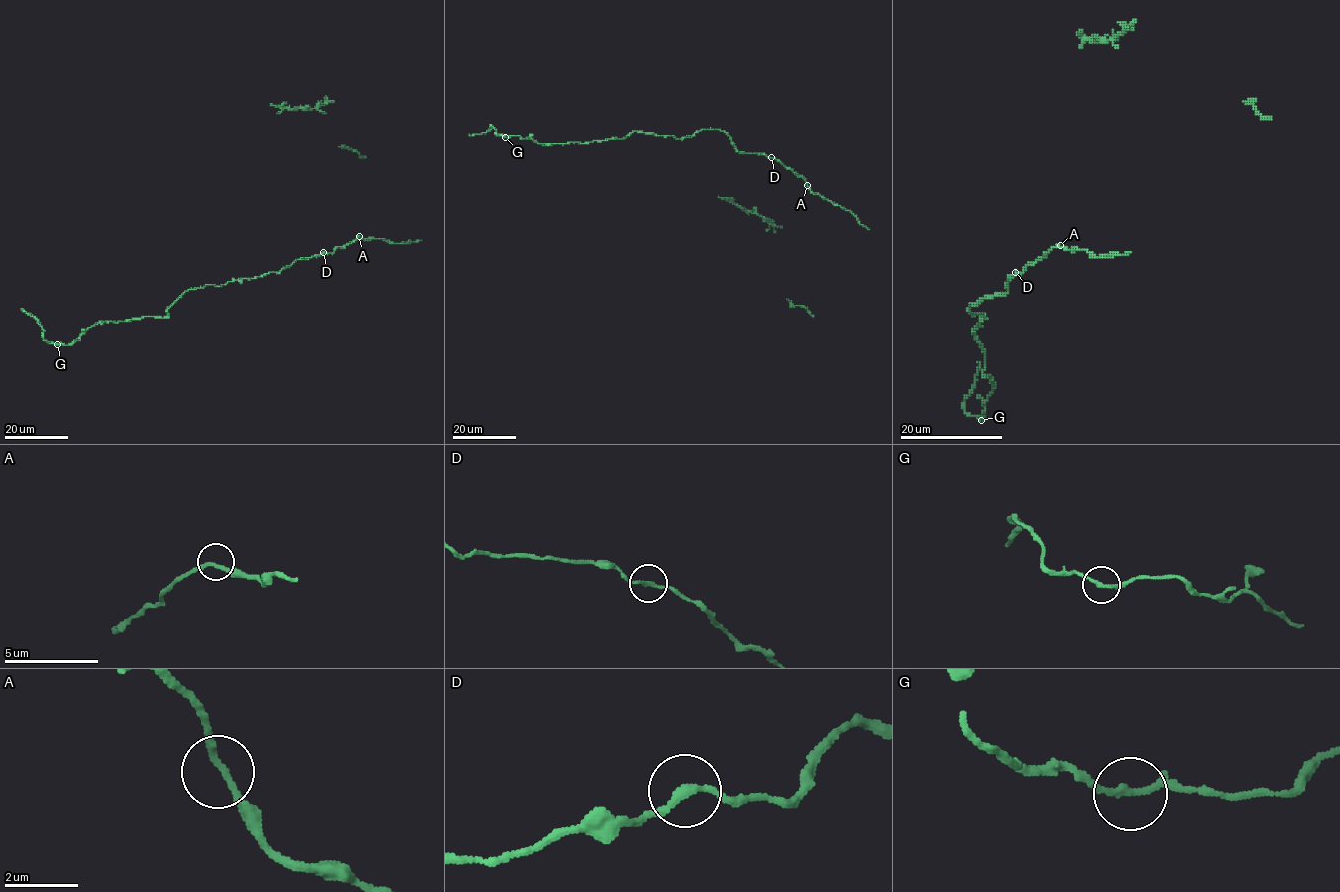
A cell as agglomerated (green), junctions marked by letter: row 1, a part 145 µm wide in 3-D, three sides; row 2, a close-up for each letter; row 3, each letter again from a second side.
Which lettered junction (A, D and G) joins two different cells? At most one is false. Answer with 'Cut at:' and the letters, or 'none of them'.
Cut at: none of them

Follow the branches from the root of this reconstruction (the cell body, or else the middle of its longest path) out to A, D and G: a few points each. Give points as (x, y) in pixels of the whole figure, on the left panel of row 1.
A: (283, 268), (299, 259), (332, 253), (359, 236)
D: (283, 268), (297, 260), (323, 252)
G: (283, 268), (259, 277), (186, 291), (168, 309), (168, 317), (99, 321), (71, 345), (57, 345)

